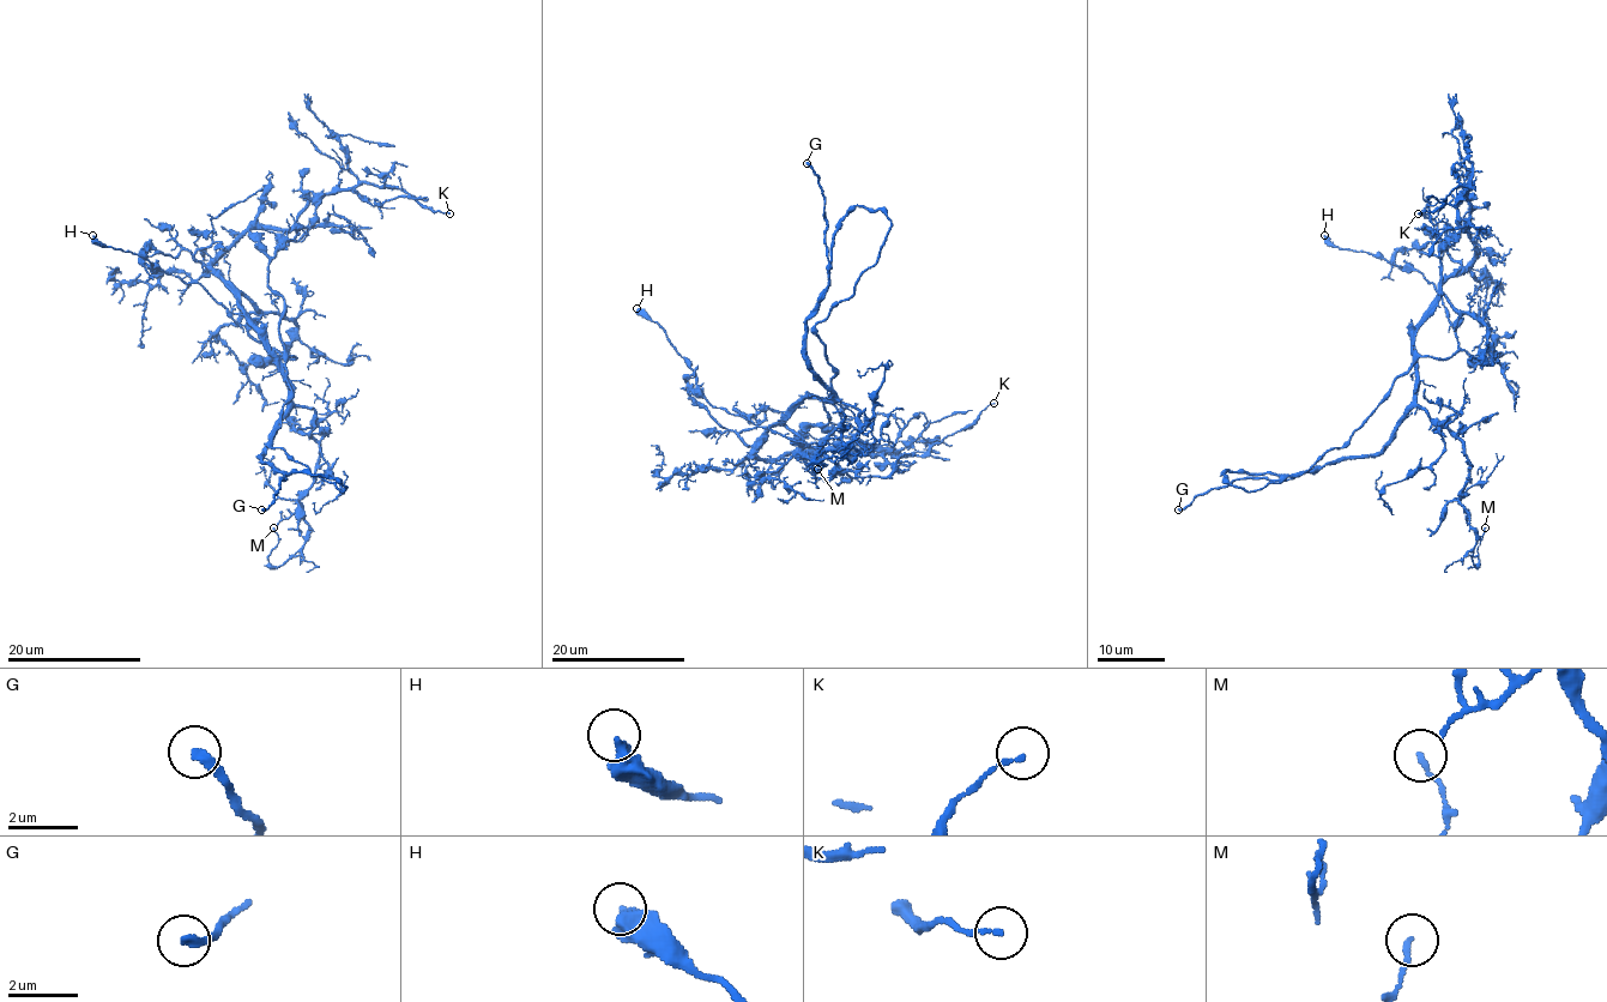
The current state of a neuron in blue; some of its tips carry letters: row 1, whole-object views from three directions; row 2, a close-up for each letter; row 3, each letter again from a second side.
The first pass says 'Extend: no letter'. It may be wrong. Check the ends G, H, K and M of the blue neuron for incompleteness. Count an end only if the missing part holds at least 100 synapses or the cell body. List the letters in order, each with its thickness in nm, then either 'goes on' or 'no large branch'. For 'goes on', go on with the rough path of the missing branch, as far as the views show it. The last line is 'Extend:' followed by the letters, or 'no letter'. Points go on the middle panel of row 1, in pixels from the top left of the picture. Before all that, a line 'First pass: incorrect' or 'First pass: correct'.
First pass: incorrect
G: calibre 220 nm; goes on
H: calibre 340 nm; no large branch
K: calibre 120 nm; no large branch
M: calibre 130 nm; no large branch
Extend: G

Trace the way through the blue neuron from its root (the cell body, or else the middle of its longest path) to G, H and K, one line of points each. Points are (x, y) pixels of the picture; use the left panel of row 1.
G: (283, 346), (282, 378), (289, 391), (289, 411), (261, 454), (283, 480), (273, 501), (261, 509)
H: (283, 346), (297, 357), (287, 358), (260, 344), (198, 283), (157, 270), (131, 252), (104, 246), (92, 235)
K: (283, 346), (283, 300), (269, 285), (269, 260), (300, 239), (327, 194), (363, 182), (397, 186), (449, 213)

